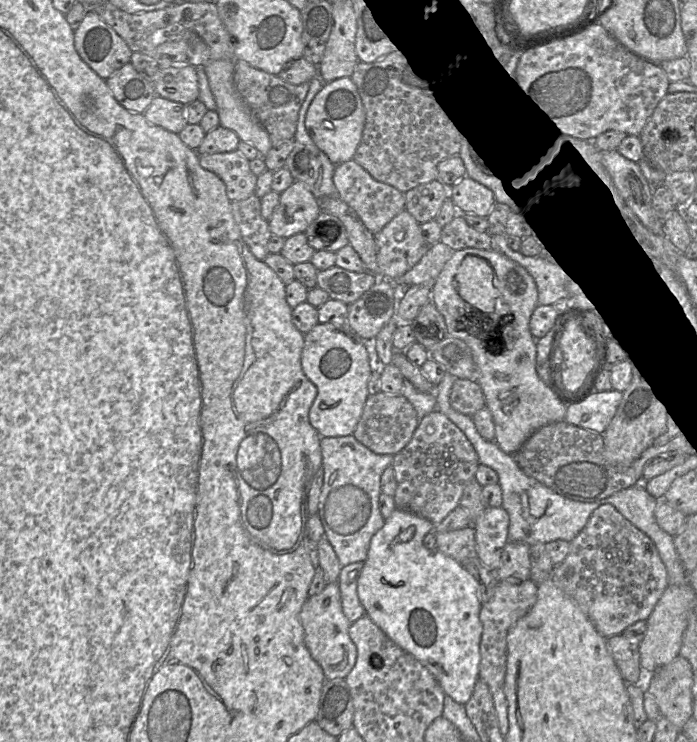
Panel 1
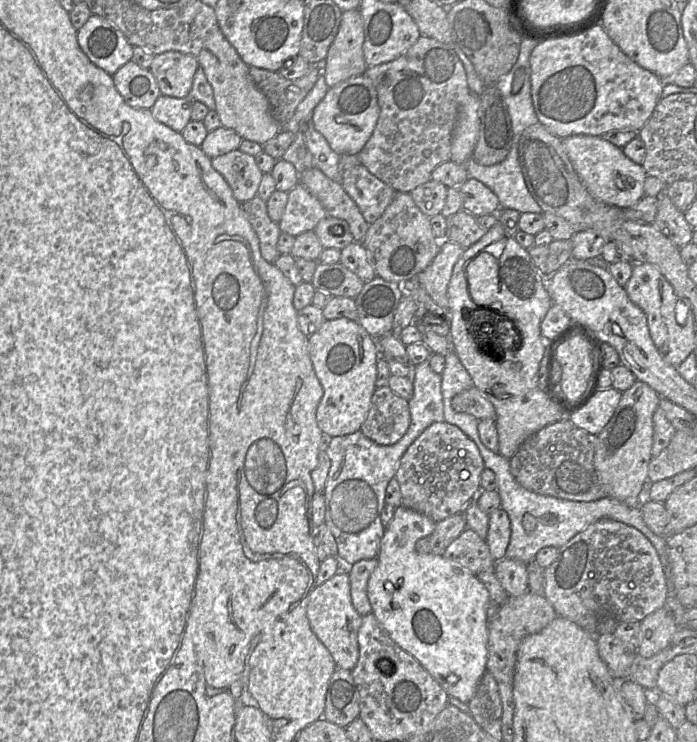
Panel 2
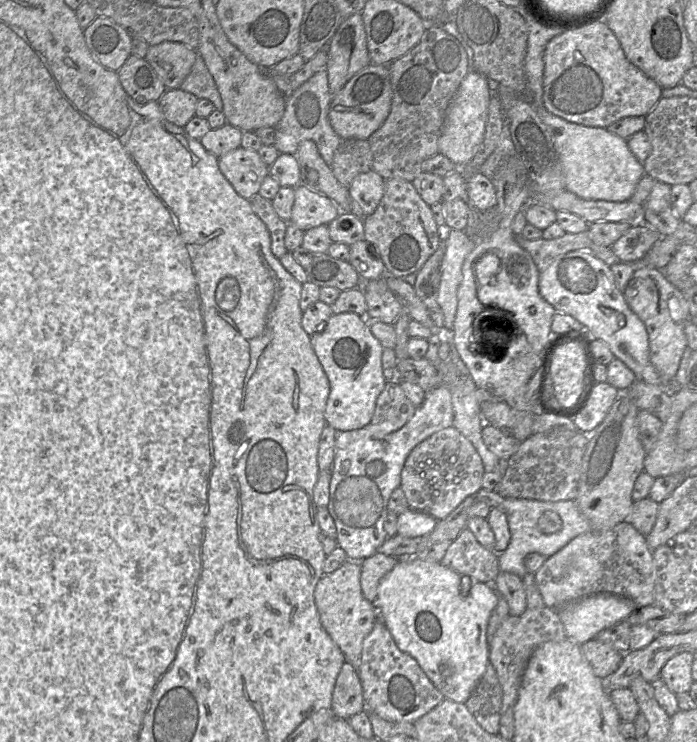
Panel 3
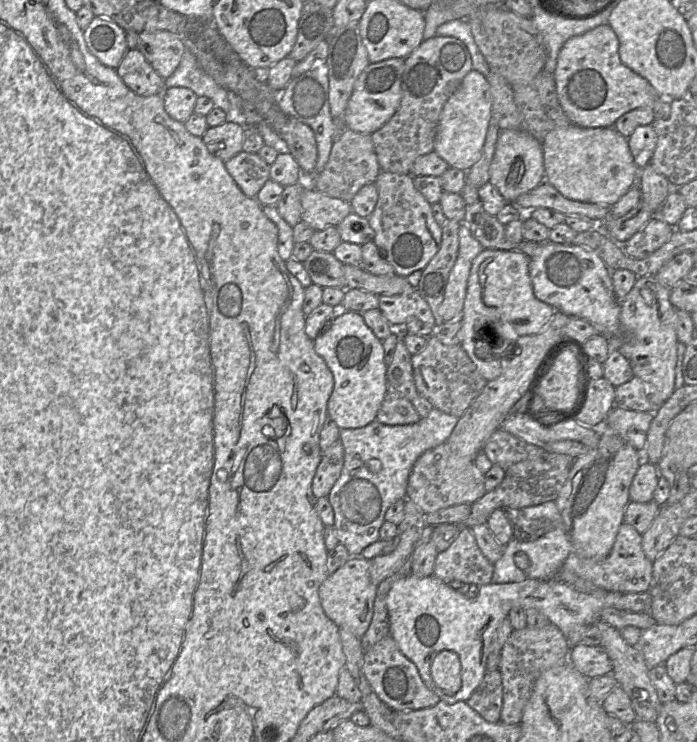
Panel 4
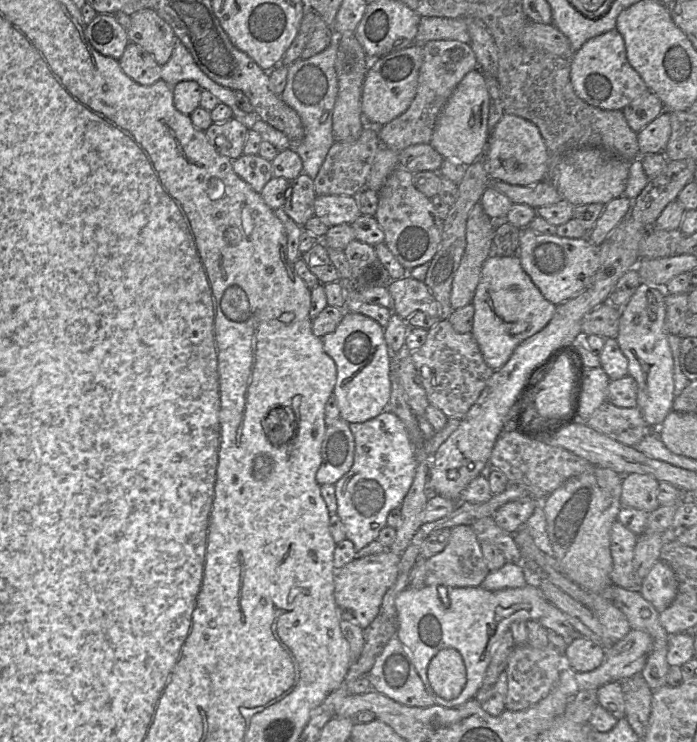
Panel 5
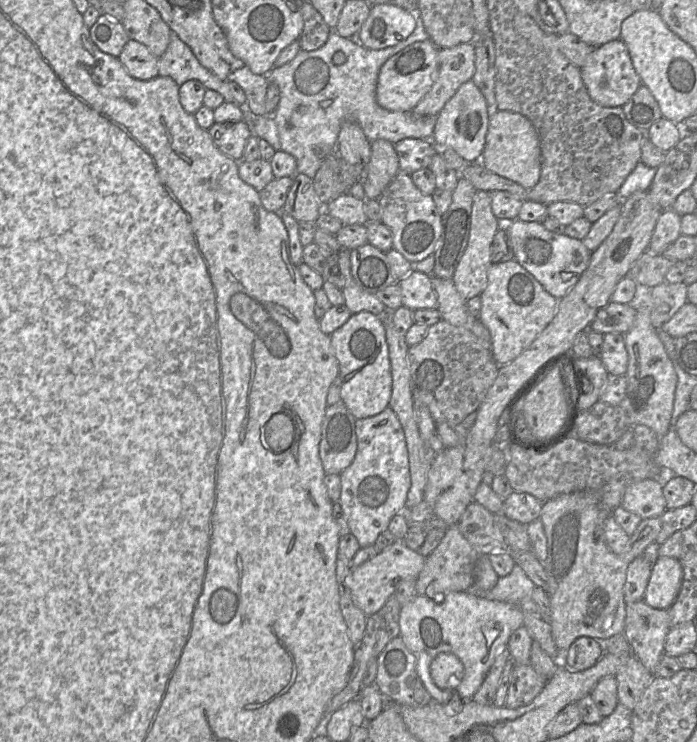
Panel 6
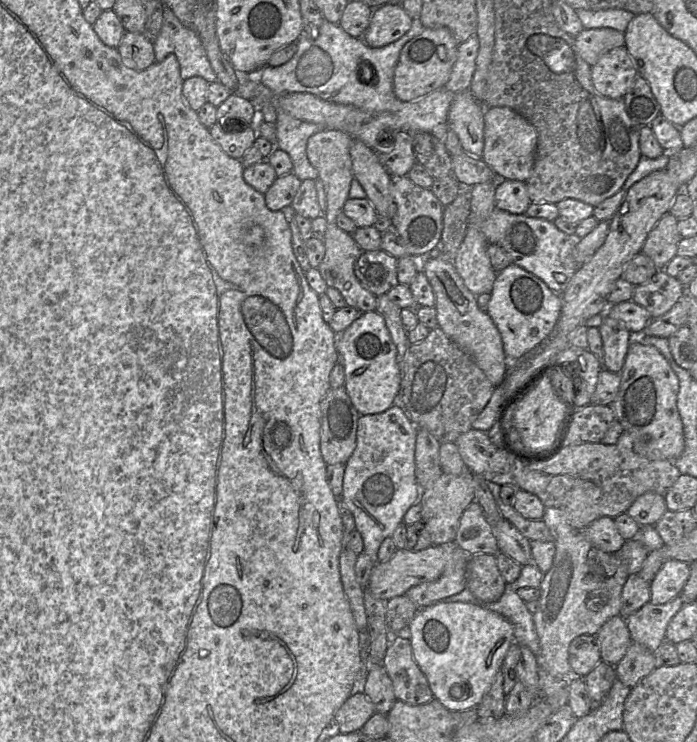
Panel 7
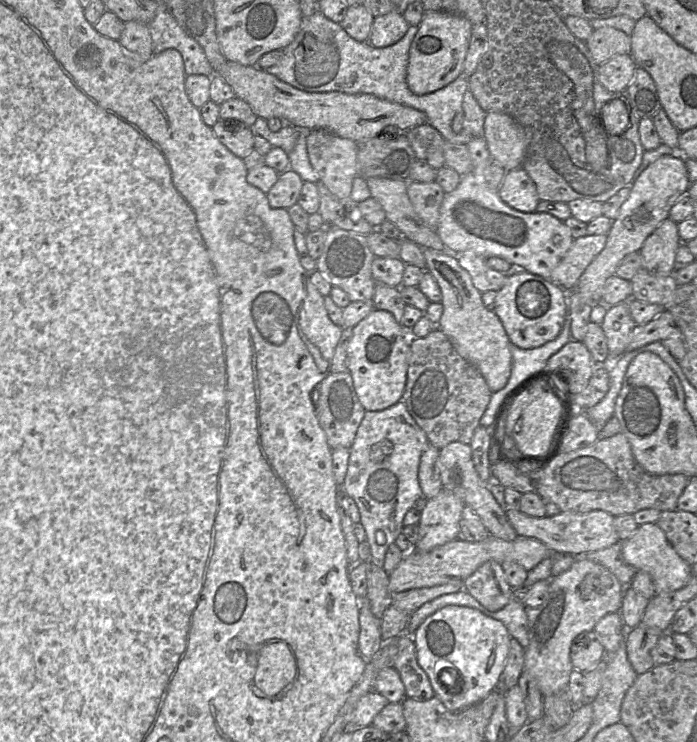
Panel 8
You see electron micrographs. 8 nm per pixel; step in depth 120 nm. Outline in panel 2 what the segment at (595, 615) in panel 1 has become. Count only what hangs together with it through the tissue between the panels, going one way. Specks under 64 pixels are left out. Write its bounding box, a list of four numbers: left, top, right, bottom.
[543,519,668,635]

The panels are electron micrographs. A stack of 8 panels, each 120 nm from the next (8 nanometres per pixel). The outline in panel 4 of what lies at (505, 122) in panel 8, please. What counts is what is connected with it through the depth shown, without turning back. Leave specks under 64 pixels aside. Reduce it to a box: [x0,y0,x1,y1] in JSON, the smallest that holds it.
[489,129,545,203]

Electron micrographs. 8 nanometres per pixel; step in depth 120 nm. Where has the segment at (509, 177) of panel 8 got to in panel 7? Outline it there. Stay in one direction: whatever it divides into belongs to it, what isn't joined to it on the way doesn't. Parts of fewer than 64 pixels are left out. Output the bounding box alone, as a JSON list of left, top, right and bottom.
[495,179,530,214]

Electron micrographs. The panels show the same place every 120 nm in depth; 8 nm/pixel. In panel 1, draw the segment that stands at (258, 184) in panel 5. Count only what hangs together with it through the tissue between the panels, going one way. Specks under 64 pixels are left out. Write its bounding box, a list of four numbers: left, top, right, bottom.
[199,150,257,202]

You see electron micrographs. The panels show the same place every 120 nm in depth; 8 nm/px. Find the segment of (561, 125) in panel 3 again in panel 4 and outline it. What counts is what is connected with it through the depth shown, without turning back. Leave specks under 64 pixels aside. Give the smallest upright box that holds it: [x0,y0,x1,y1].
[542,124,639,205]

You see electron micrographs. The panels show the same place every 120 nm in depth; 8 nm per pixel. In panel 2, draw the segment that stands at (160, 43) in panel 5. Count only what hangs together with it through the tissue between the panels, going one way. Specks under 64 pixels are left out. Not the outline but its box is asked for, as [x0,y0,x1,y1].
[149,51,198,98]

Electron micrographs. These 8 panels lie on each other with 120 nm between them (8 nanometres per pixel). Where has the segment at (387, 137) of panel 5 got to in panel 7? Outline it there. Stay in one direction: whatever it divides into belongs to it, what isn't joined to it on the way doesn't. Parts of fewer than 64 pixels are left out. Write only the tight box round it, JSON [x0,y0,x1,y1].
[444,34,479,93]

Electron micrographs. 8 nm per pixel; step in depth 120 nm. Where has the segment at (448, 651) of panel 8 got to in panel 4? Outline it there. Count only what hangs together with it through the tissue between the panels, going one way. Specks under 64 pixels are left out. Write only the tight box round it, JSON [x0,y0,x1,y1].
[387,573,651,703]

